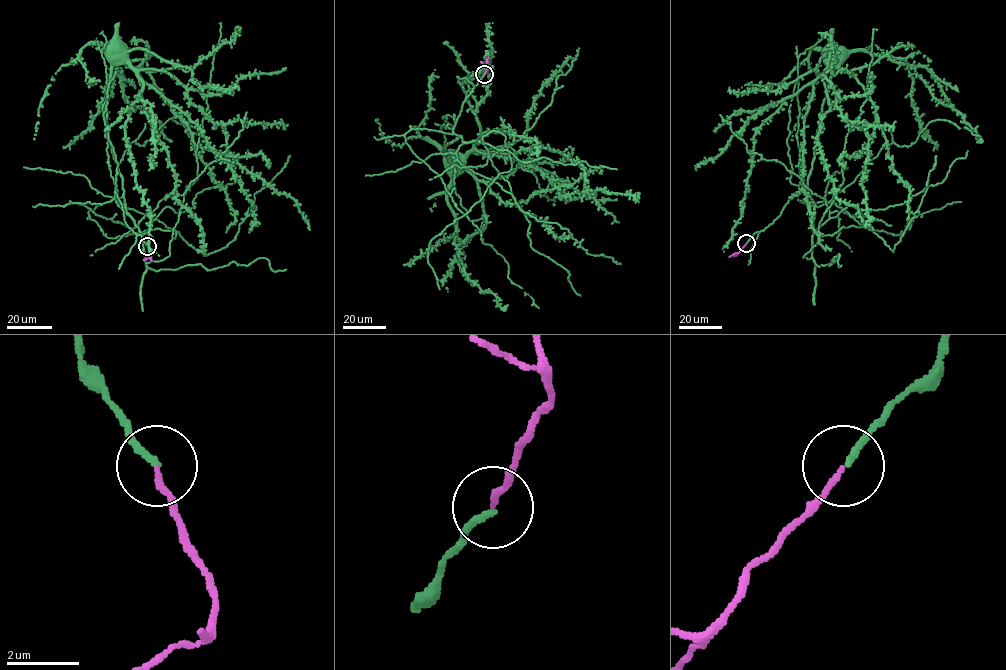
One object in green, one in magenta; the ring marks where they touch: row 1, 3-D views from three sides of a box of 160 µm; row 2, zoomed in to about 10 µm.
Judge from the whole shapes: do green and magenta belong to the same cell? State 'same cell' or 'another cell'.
same cell

